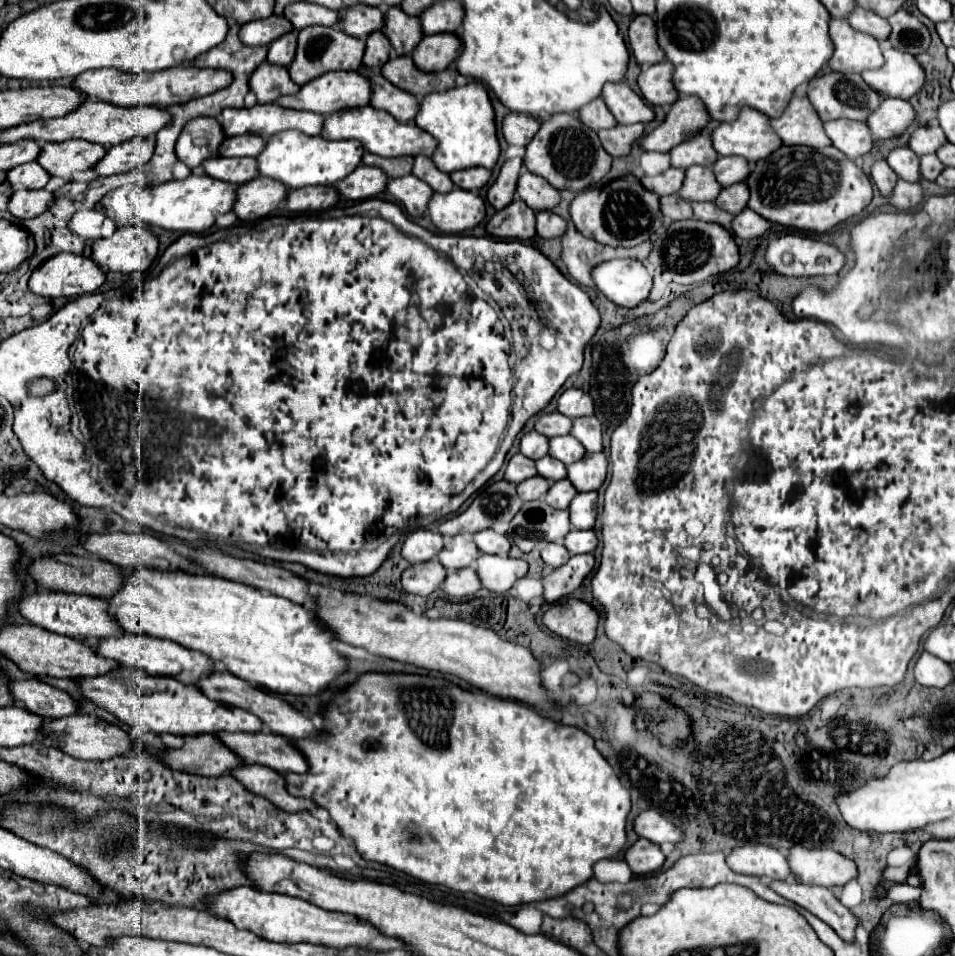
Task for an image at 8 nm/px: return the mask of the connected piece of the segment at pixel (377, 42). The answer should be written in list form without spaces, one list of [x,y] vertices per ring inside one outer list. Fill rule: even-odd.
[[[381,30],[371,32],[365,38],[365,54],[363,54],[363,64],[367,68],[381,68],[389,60],[389,40],[383,36]]]

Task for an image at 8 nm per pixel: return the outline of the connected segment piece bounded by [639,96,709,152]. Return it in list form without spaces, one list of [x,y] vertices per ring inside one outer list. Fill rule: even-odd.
[[[679,96],[675,104],[671,104],[665,120],[647,136],[641,138],[639,146],[643,150],[669,152],[675,144],[687,140],[707,124],[707,110],[697,96]]]

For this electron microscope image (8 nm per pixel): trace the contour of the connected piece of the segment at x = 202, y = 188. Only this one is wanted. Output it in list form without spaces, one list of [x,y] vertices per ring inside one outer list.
[[[191,174],[185,180],[169,180],[159,186],[127,184],[111,190],[101,200],[101,210],[109,216],[117,228],[121,226],[157,226],[173,232],[201,234],[215,222],[215,214],[225,214],[235,202],[235,184],[215,180],[203,174]]]

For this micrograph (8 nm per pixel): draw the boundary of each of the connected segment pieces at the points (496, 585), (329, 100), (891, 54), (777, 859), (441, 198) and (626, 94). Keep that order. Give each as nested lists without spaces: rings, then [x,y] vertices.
[[[481,554],[475,564],[481,586],[497,594],[507,592],[515,584],[515,580],[523,578],[529,570],[527,562],[523,560],[507,556],[491,556],[491,554]]]
[[[333,70],[333,72],[321,74],[321,76],[313,78],[311,82],[303,84],[299,88],[299,92],[295,92],[291,96],[281,96],[277,100],[277,104],[281,104],[283,108],[293,108],[293,110],[311,110],[317,114],[331,114],[331,112],[345,110],[345,108],[367,106],[369,98],[371,98],[371,84],[365,76],[361,76],[359,72]]]
[[[883,48],[885,64],[877,70],[863,70],[861,78],[885,98],[911,98],[923,86],[923,68],[907,52]]]
[[[747,844],[743,848],[735,848],[735,852],[729,852],[727,856],[727,864],[731,864],[731,870],[739,874],[751,874],[765,882],[799,882],[799,878],[789,868],[787,856],[765,844]]]
[[[455,188],[447,194],[435,192],[427,206],[431,222],[447,234],[459,234],[485,218],[485,202],[479,194]]]
[[[625,80],[607,82],[601,96],[619,124],[645,124],[653,120],[653,110],[649,108],[649,104],[639,94],[635,94]]]

